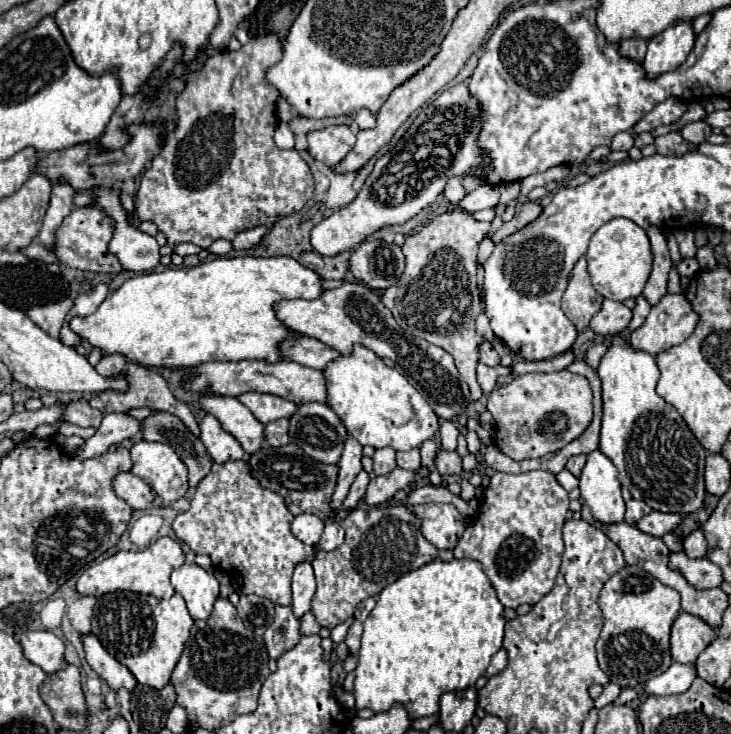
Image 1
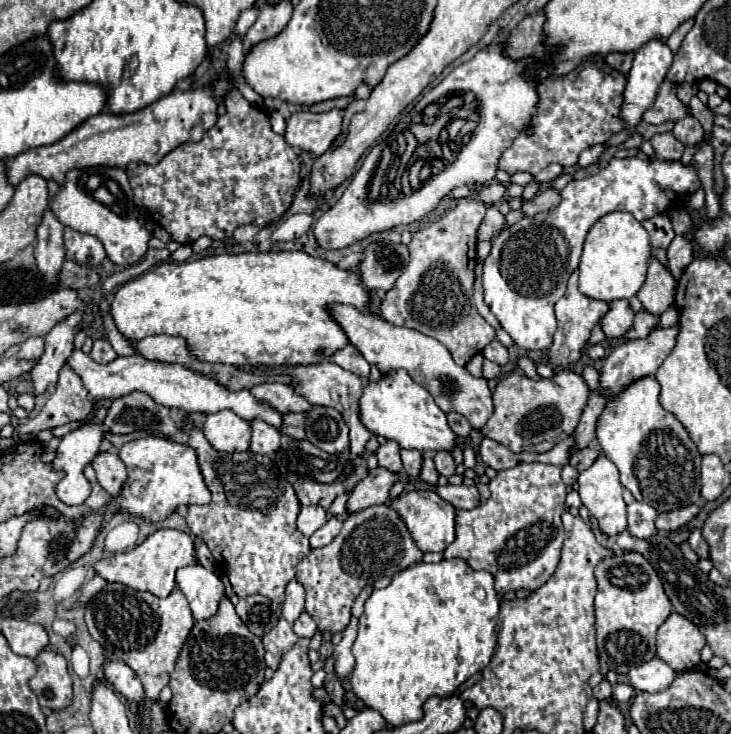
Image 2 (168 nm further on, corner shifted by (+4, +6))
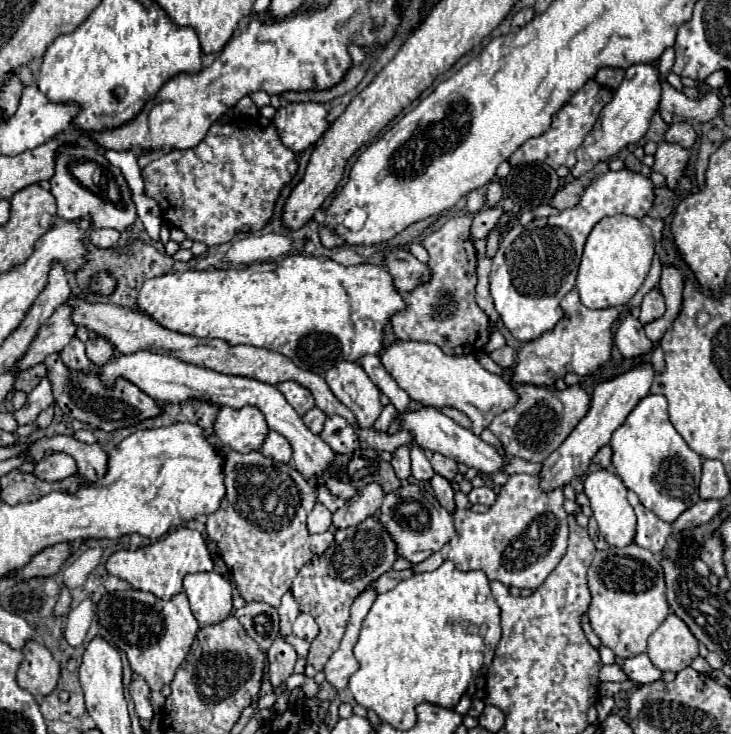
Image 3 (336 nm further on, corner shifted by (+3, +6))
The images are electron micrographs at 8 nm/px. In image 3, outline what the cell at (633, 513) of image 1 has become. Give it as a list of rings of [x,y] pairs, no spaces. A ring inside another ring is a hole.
[[[644,505],[634,507],[634,511],[638,517],[634,543],[652,551],[652,553],[660,553],[664,549],[666,539],[672,533],[672,525],[666,521],[660,521],[660,517],[656,517],[656,513],[646,509]]]

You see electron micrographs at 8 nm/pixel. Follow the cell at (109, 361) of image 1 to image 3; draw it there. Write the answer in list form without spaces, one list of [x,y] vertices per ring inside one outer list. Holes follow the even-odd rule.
[[[96,337],[96,339],[88,339],[86,341],[86,355],[94,365],[104,365],[106,361],[112,359],[114,355],[114,347],[110,341],[106,341],[104,337]]]

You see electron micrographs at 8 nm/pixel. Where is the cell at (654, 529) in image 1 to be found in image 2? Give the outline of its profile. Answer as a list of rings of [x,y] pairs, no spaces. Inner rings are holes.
[[[687,505],[683,509],[675,509],[671,513],[661,513],[659,521],[657,521],[659,531],[675,531],[675,529],[687,525],[699,511],[701,511],[699,505]]]

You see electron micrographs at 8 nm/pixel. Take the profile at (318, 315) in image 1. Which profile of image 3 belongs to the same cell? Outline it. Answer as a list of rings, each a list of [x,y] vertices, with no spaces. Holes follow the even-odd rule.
[[[396,339],[392,345],[380,351],[380,361],[392,379],[404,389],[412,401],[432,407],[454,407],[470,417],[472,433],[480,435],[490,421],[508,411],[518,395],[514,389],[502,381],[502,377],[488,373],[474,355],[446,355],[438,345],[426,341],[402,341]]]

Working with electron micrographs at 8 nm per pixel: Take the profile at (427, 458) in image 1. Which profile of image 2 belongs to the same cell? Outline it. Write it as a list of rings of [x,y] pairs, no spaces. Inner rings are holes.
[[[423,459],[421,479],[423,479],[427,485],[437,485],[439,473],[437,473],[437,469],[435,469],[435,465],[433,465],[433,459]]]

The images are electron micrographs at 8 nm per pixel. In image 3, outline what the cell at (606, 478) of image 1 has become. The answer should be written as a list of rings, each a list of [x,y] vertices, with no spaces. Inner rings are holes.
[[[598,469],[586,475],[584,479],[584,493],[590,501],[594,519],[598,521],[600,533],[604,535],[604,539],[614,545],[614,547],[626,547],[628,543],[634,541],[634,529],[636,529],[636,515],[634,509],[630,507],[628,499],[626,499],[626,485],[622,483],[622,479],[608,471],[608,469]]]

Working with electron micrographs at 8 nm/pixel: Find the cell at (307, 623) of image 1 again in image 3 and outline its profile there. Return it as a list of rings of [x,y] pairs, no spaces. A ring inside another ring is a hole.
[[[300,613],[298,619],[294,621],[294,635],[296,635],[296,637],[302,637],[302,639],[306,639],[306,641],[314,641],[314,637],[318,635],[318,625],[316,625],[316,621],[314,621],[310,615]]]

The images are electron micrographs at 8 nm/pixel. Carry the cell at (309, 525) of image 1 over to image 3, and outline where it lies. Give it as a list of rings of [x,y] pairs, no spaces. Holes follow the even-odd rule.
[[[316,503],[312,513],[308,515],[308,531],[310,533],[324,533],[330,527],[332,527],[332,513],[324,505]]]

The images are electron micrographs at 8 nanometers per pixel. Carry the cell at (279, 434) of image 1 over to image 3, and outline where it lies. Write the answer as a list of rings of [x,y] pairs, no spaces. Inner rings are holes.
[[[314,407],[314,409],[310,409],[304,417],[302,417],[302,421],[304,421],[304,425],[312,431],[312,433],[320,433],[322,431],[322,425],[324,425],[324,419],[326,419],[326,413],[322,413],[318,407]]]

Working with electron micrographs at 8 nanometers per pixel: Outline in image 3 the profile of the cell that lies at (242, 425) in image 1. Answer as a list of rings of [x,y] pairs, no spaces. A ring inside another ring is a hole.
[[[268,431],[268,437],[264,439],[260,453],[264,453],[264,457],[270,457],[270,459],[282,461],[282,463],[288,463],[292,457],[290,443],[276,431]]]

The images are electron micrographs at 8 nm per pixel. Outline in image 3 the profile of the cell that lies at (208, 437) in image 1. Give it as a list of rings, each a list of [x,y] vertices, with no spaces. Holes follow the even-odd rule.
[[[222,407],[214,421],[214,433],[222,445],[238,453],[250,453],[260,449],[268,425],[256,407],[244,407],[238,411]]]

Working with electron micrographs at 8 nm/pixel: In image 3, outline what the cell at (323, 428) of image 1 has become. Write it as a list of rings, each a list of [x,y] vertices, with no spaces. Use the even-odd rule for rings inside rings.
[[[330,415],[328,421],[324,421],[320,439],[328,443],[334,453],[354,453],[358,449],[356,431],[352,425],[348,425],[348,421],[344,421],[344,417]]]

